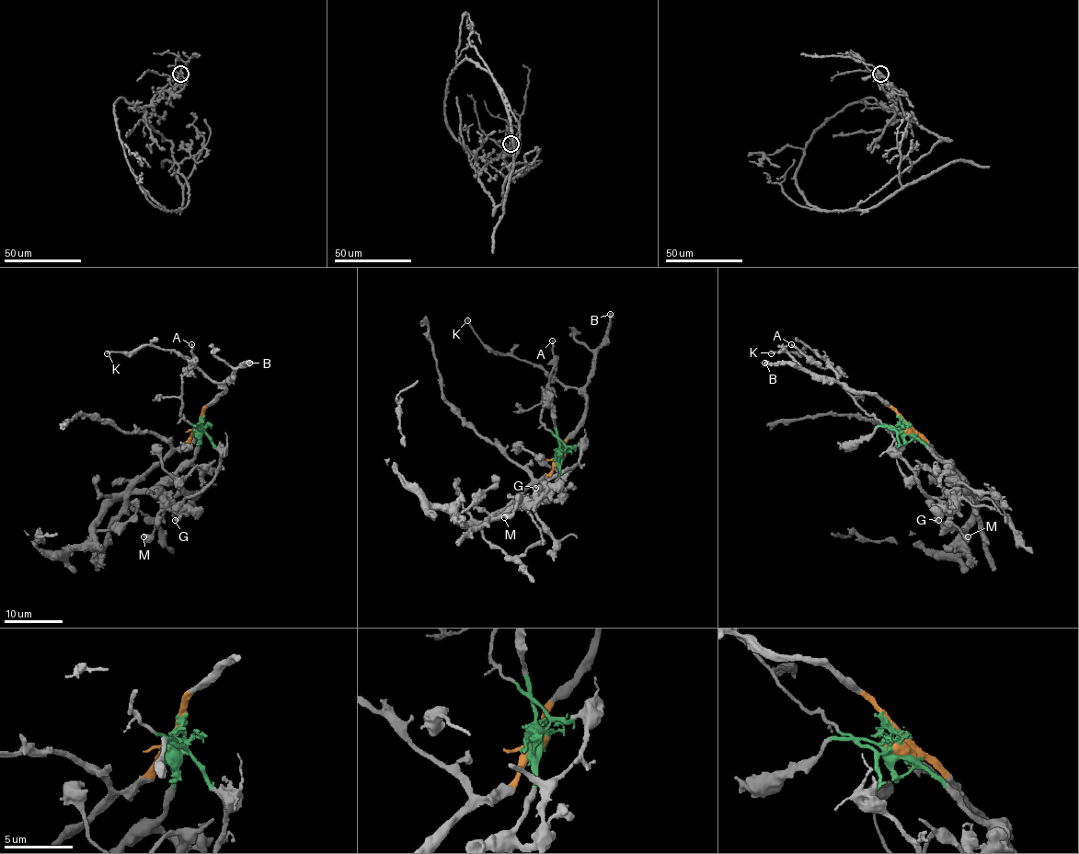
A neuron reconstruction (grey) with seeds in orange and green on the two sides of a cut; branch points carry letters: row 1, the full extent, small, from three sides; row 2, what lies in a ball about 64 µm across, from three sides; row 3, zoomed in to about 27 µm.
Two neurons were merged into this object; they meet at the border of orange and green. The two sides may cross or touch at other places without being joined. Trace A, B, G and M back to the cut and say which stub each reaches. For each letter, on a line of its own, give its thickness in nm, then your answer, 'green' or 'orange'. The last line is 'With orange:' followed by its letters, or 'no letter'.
A: 160 nm thick; green
B: 400 nm thick; orange
G: 280 nm thick; green
M: 650 nm thick; green
With orange: B

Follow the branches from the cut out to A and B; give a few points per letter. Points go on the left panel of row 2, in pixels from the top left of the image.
A: (200, 428), (189, 423), (179, 414), (181, 384), (193, 363), (191, 344)
B: (200, 428), (200, 414), (224, 391), (224, 383), (236, 369), (249, 362)

